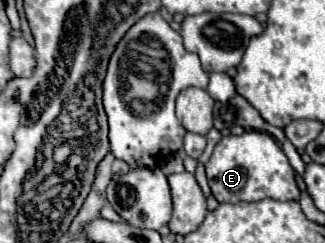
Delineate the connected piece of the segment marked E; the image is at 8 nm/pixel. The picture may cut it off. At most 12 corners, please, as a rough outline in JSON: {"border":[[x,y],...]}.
{"border":[[267,133],[217,143],[205,173],[219,203],[299,201]]}

